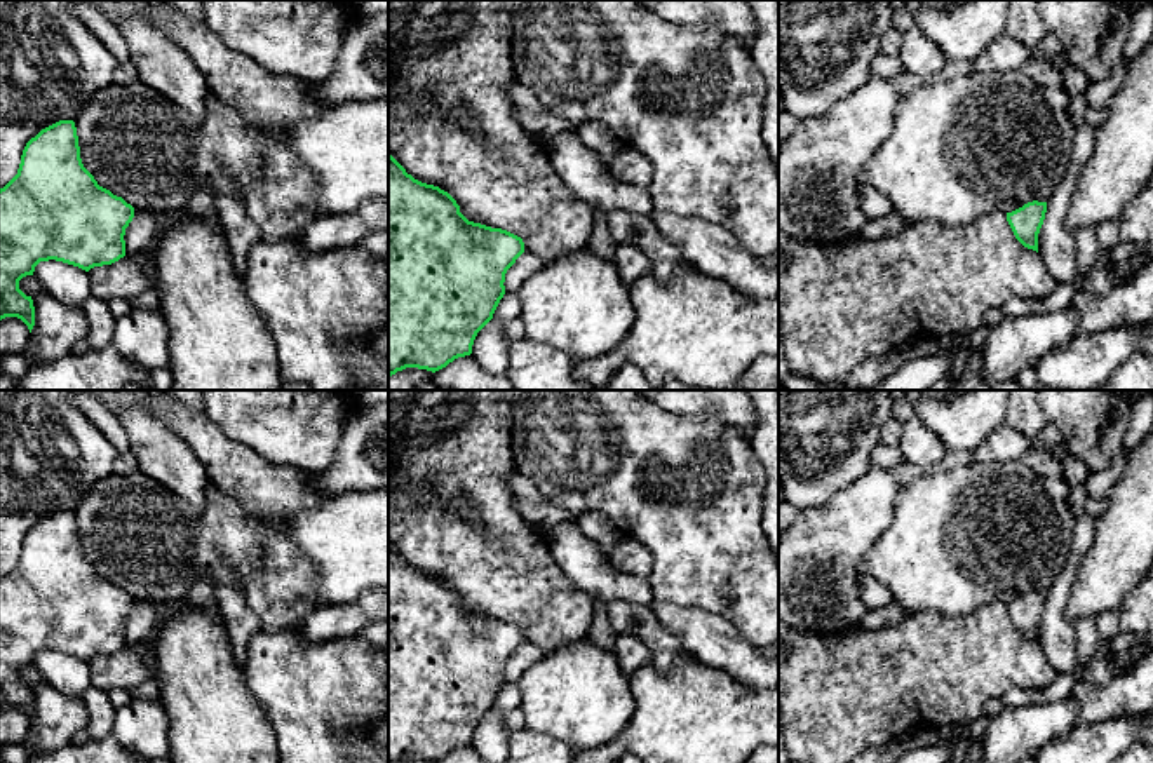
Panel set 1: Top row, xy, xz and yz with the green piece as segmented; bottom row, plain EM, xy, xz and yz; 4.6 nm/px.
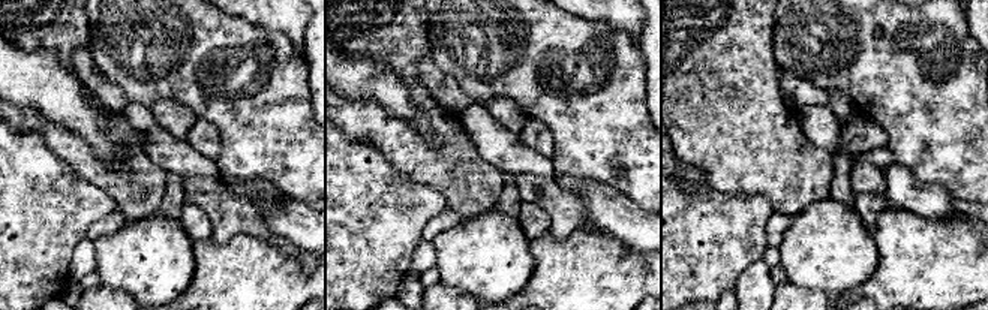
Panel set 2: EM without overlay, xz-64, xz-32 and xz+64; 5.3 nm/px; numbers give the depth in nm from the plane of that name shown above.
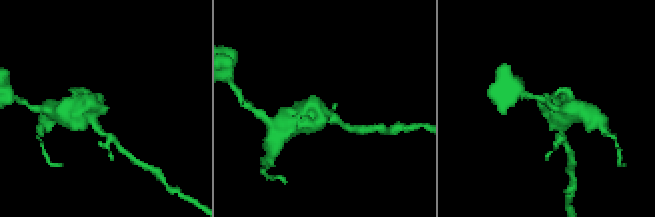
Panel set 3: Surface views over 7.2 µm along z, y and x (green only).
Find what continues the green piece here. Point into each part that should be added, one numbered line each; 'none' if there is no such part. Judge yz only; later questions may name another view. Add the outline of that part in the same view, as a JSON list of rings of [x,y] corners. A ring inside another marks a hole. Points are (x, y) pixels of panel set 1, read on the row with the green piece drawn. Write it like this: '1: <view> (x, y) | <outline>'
1: yz (1056, 244) | [[[1083,120],[1076,125],[1068,172],[1047,202],[1045,219],[1038,233],[1038,253],[1059,284],[1069,282],[1076,273],[1076,244],[1064,221],[1080,172],[1092,152],[1094,129]]]

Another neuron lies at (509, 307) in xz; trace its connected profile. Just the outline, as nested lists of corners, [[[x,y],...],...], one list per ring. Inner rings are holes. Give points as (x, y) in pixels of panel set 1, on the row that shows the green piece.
[[[505,293],[500,300],[493,319],[507,324],[521,315],[521,301],[516,294]]]

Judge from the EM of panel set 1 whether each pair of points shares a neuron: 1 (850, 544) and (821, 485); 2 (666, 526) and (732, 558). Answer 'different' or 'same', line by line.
1: different
2: same

